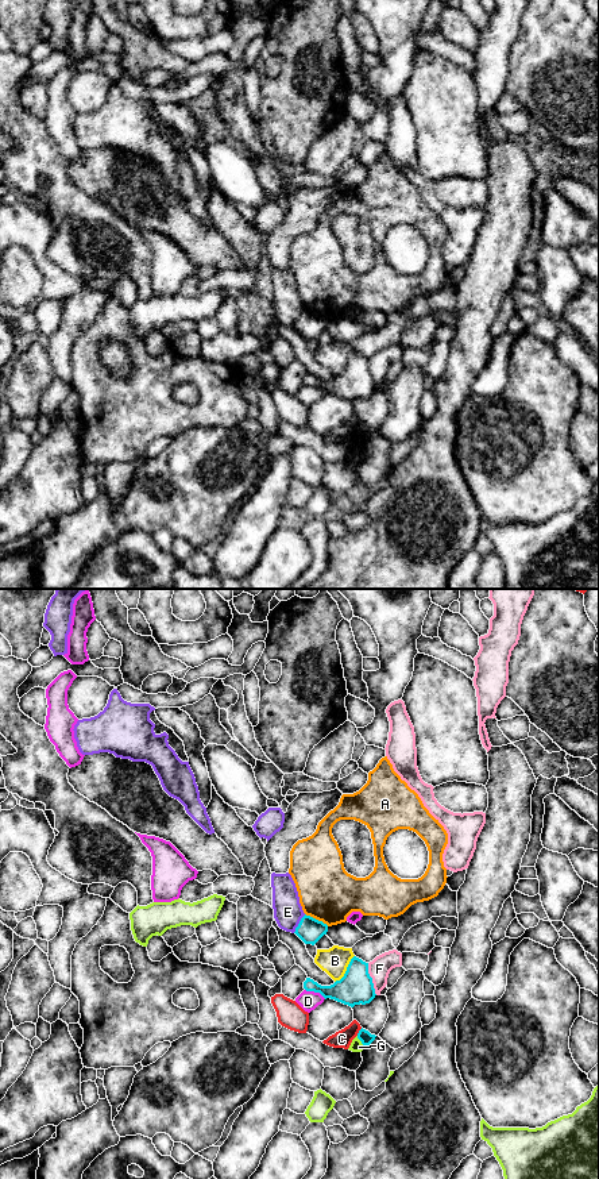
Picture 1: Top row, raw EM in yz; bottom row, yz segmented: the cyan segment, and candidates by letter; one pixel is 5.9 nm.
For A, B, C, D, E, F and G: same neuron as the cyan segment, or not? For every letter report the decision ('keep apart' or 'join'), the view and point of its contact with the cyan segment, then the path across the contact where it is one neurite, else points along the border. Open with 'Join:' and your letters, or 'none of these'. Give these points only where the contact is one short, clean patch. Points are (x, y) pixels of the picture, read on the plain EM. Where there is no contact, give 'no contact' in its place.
Join: none of these
A: keep apart | yz (317, 315)
B: keep apart | yz (347, 365)
C: keep apart | yz (359, 427)
D: keep apart | yz (316, 386)
E: keep apart | yz (298, 319) | along yz (305, 309), (293, 327)
F: keep apart | yz (371, 374)
G: keep apart | yz (360, 435)

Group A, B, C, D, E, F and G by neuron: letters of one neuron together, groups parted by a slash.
A / B / C / D / E / F / G

